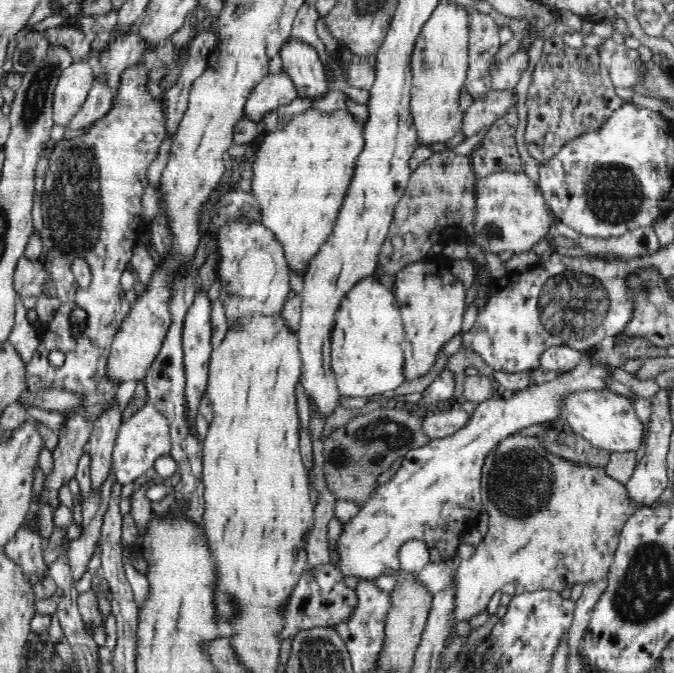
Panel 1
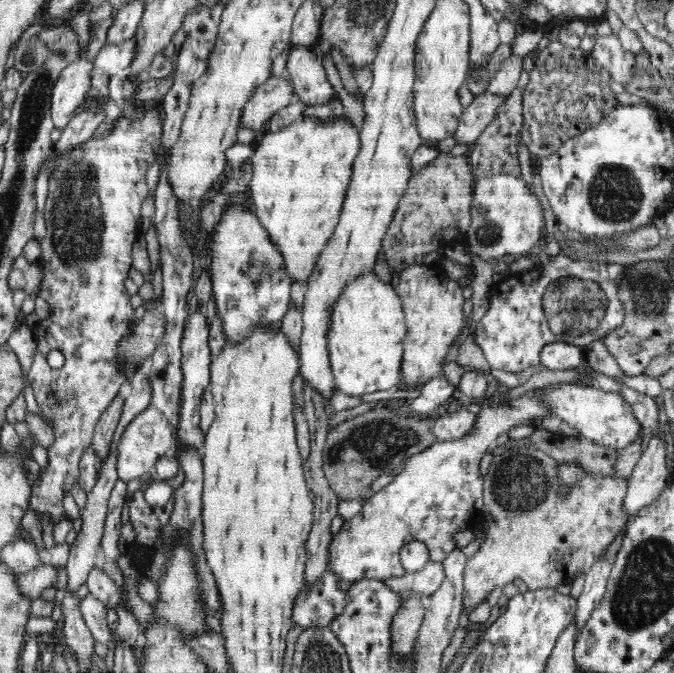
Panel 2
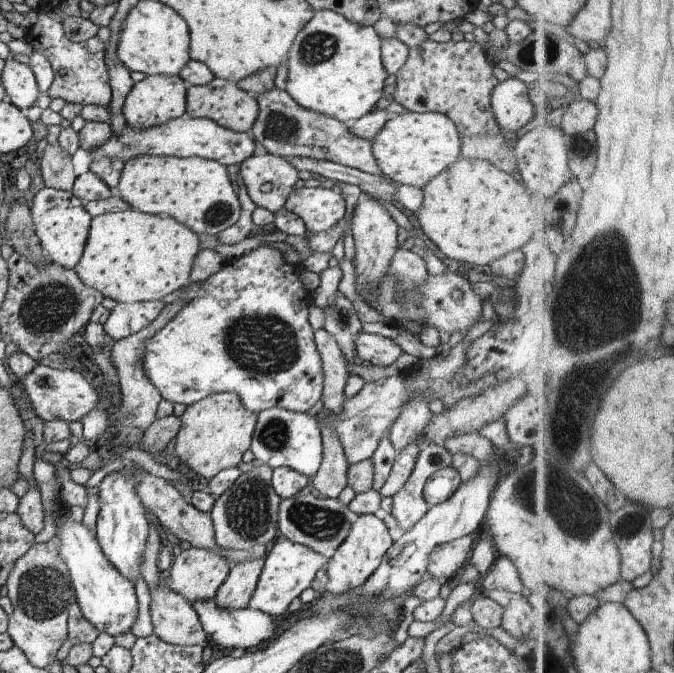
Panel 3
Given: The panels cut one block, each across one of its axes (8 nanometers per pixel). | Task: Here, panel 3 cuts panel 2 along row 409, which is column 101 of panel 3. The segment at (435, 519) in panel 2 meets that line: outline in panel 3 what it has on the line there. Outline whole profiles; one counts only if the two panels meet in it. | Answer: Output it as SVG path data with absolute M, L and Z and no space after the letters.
M127 462L121 471L106 476L98 485L100 488L100 514L96 524L97 540L106 559L122 577L134 584L143 580L141 566L144 564L149 522L145 509L135 496L133 470L136 466Z

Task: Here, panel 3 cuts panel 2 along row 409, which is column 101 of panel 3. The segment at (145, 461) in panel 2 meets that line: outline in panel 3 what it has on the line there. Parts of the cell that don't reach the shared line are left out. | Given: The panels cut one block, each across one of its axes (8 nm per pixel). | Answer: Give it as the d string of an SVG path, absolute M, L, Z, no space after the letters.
M188 116L170 120L152 129L136 129L128 124L119 136L112 132L111 138L98 149L90 151L92 161L101 157L117 157L123 162L139 155L160 157L199 157L221 166L241 164L254 155L255 140L244 132L235 132L219 126L208 118L191 118Z

